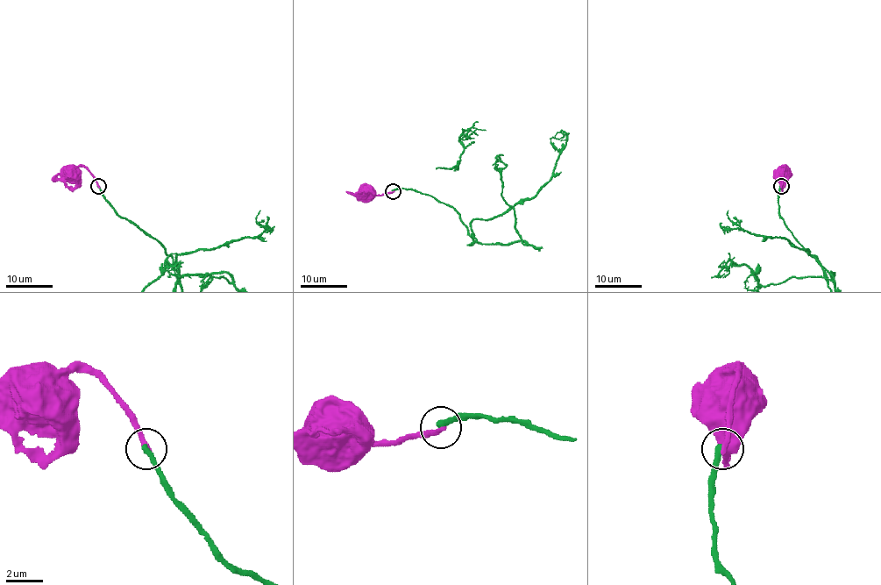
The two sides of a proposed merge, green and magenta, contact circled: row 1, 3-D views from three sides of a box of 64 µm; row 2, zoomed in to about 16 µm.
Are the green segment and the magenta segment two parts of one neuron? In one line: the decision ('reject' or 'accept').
reject

